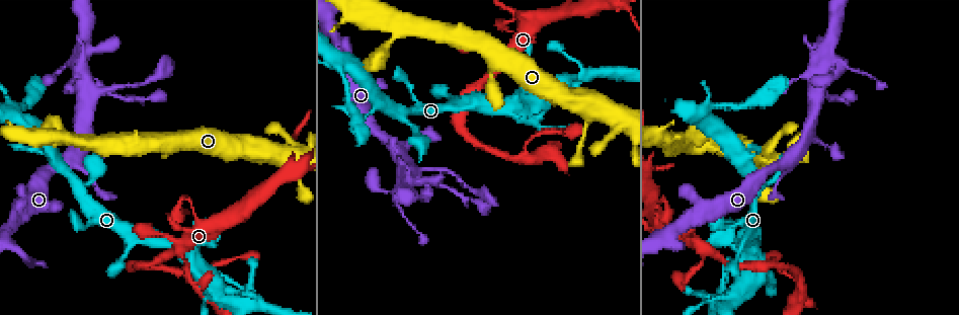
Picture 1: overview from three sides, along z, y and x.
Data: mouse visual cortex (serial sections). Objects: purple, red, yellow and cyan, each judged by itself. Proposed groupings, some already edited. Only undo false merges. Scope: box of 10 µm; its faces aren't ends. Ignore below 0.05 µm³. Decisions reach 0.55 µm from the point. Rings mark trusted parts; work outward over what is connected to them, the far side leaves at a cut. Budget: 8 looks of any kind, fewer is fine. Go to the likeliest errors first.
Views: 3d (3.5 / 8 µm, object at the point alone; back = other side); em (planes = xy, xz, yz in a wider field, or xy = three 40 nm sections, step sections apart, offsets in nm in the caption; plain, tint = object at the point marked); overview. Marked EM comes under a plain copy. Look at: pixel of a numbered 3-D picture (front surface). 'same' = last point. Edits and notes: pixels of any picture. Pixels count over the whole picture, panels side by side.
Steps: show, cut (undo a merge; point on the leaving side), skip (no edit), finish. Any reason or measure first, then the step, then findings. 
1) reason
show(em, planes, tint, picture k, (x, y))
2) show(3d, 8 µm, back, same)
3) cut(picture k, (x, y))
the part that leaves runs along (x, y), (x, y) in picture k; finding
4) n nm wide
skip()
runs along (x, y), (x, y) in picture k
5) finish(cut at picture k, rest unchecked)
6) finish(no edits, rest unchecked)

abrupt turn
show(3d, 3.5 µm, picture 1, (20, 114))

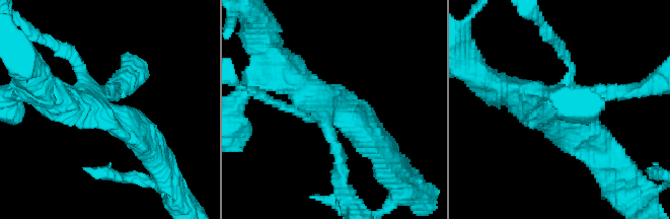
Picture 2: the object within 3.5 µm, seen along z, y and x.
4 arms; arms of 150, 200, 450, 450 nm
show(em, xy, step 3, tint, picture 2, (103, 103))

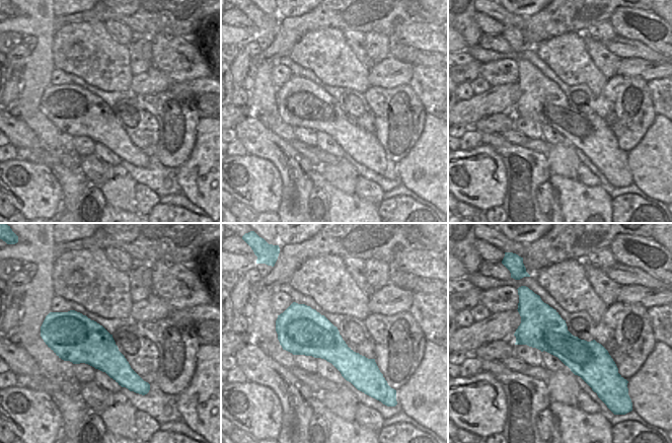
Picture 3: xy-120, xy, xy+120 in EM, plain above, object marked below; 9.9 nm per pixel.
skip()
runs along (152, 145), (99, 101), (112, 92) in picture 2; continuous, no second cell

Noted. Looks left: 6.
small branch off a trunk
show(3d, 8 µm, back, picture 1, (180, 254))

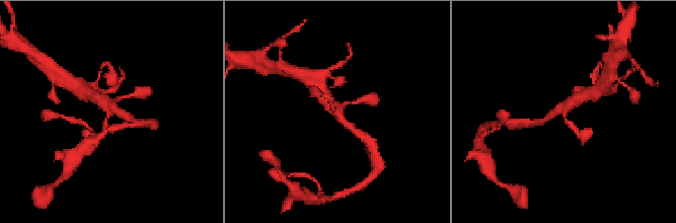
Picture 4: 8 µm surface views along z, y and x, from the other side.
closer look
show(3d, 3.5 µm, same)

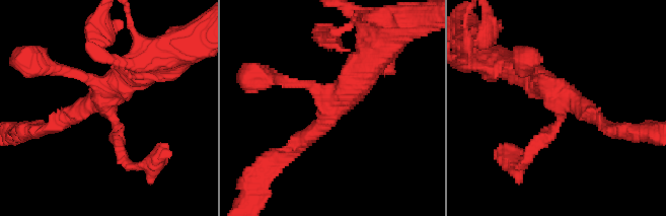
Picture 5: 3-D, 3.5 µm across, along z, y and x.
show(em, xy, step 5, tint, picture 5, (108, 108))

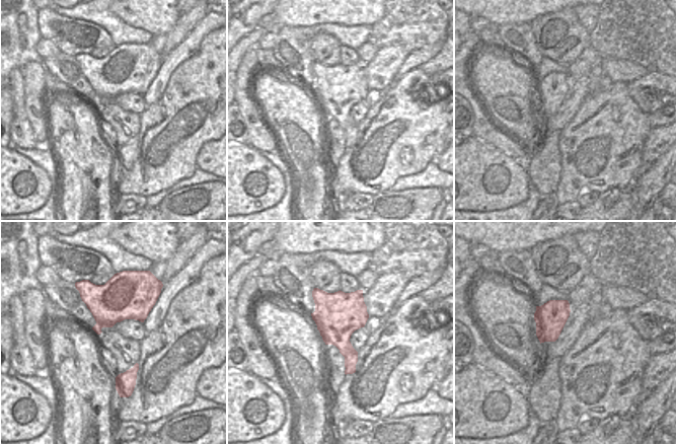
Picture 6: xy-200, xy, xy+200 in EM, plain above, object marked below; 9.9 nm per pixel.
4 arms; arms of 150, 200, 250, 400 nm
skip()
runs along (138, 72), (107, 90), (123, 159) in picture 5; one cell here

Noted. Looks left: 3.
a fork
show(3d, 3.5 µm, picture 1, (513, 159))

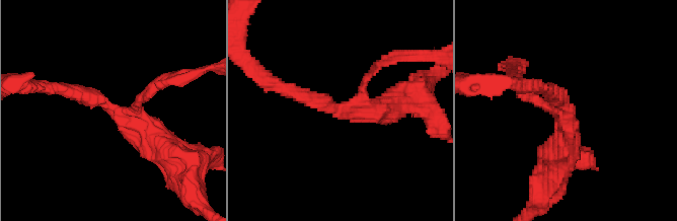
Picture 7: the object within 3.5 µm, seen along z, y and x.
3 arms; arms of 150, 200, 400 nm; shape alone is not enough
show(em, xy, step 2, tint, picture 7, (565, 112))

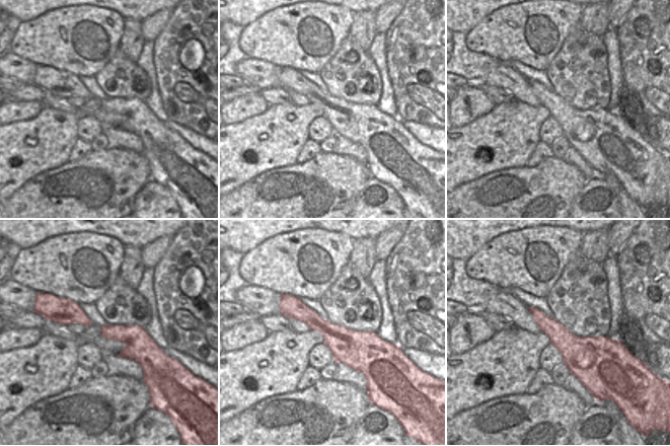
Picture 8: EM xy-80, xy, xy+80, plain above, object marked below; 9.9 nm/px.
skip()
runs along (285, 310), (346, 345), (384, 345) in picture 8; all the same cell

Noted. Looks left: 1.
finish(no edits, rest unchecked)

